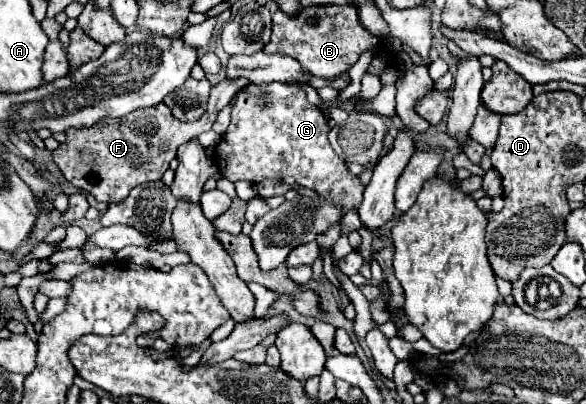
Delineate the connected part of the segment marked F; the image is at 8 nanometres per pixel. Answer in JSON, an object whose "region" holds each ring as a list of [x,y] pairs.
{"region":[[[245,78],[221,80],[211,89],[205,114],[193,124],[175,120],[171,110],[161,102],[149,110],[135,110],[133,116],[121,118],[121,122],[105,118],[105,122],[97,122],[97,126],[89,126],[89,130],[69,130],[65,142],[53,150],[53,162],[73,186],[89,192],[95,200],[107,204],[121,202],[131,188],[161,180],[169,162],[175,158],[177,148],[189,142],[189,138],[197,138],[211,130],[218,113],[229,104],[231,96],[247,84],[249,80]]]}

